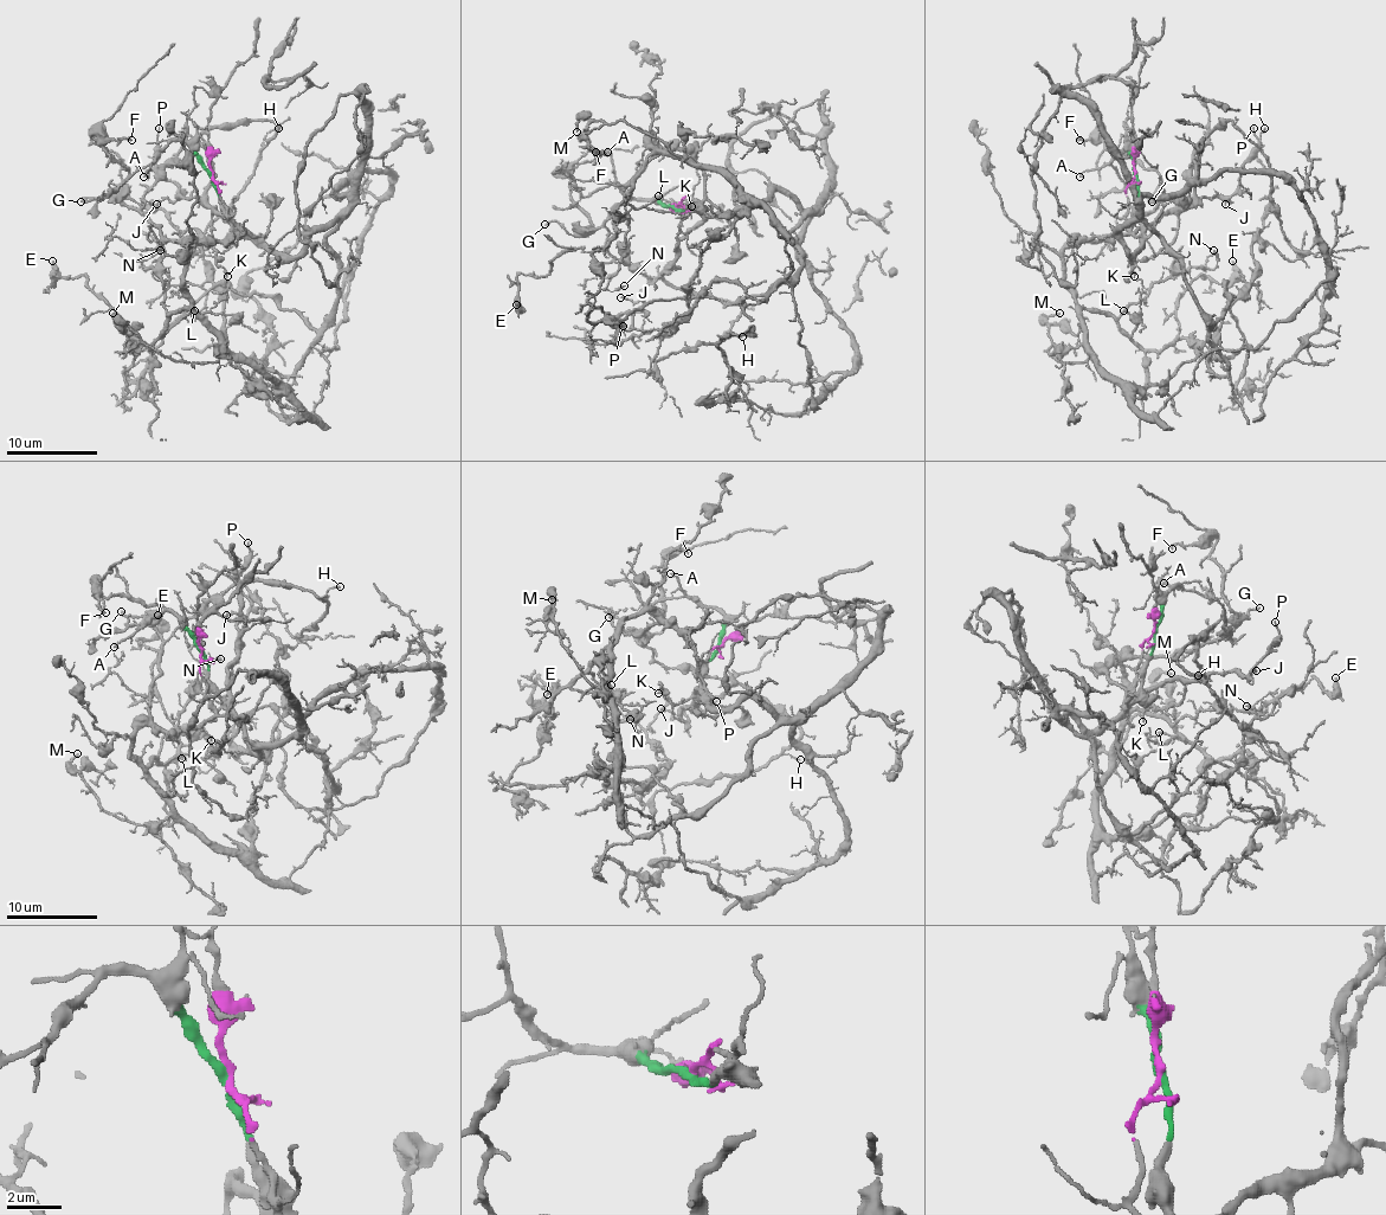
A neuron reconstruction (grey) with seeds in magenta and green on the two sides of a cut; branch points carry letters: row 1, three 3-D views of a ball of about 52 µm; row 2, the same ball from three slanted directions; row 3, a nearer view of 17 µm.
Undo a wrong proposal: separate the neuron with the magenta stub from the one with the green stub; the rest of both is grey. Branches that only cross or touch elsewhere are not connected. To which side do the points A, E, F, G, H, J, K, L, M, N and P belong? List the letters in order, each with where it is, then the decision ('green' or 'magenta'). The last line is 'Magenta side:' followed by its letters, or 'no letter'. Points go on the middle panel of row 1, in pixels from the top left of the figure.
A: place (607, 152); green
E: place (516, 304); magenta
F: place (595, 152); magenta
G: place (545, 224); magenta
H: place (742, 336); green
J: place (620, 297); green
K: place (691, 206); green
L: place (658, 195); magenta
M: place (577, 132); magenta
N: place (624, 285); magenta
P: place (623, 326); green
Magenta side: E, F, G, L, M, N

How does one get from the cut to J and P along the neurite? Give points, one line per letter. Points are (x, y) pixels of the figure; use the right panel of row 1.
J: (1135, 172), (1136, 218), (1148, 225), (1155, 225), (1171, 211), (1192, 209), (1203, 198), (1230, 200), (1225, 204)
P: (1135, 172), (1136, 218), (1155, 225), (1171, 211), (1192, 209), (1203, 198), (1230, 195), (1257, 145), (1252, 127)

